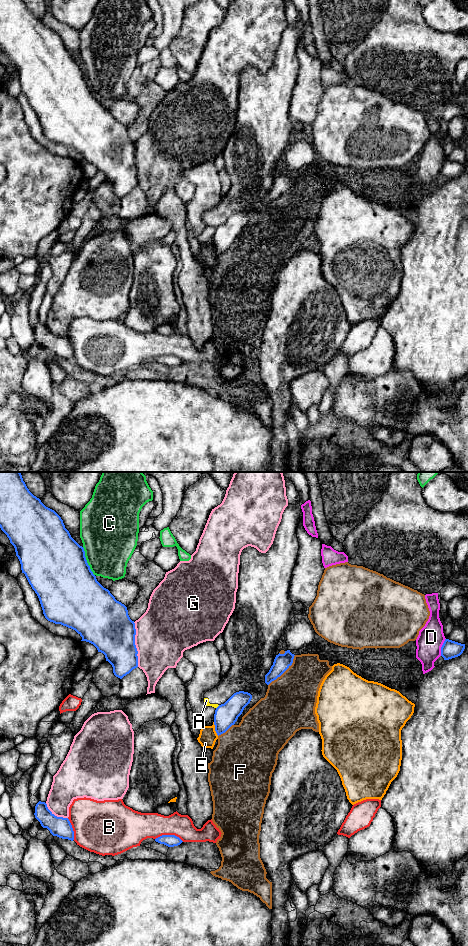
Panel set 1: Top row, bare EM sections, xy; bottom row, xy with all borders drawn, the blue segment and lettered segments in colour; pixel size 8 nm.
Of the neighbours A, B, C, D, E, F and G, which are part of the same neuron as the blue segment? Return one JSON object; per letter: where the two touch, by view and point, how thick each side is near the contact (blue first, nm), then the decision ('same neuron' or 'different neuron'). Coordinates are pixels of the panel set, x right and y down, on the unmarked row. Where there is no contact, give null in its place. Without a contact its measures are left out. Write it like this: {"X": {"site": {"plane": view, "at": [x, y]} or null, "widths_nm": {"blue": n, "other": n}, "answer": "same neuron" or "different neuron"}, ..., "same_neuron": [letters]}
{"A": {"site": {"plane": "xy", "at": [217, 227]}, "widths_nm": {"blue": 180, "other": 50}, "answer": "different neuron"}, "B": {"site": {"plane": "xy", "at": [169, 355]}, "widths_nm": {"blue": 100, "other": 220}, "answer": "different neuron"}, "C": {"site": {"plane": "xy", "at": [86, 81]}, "widths_nm": {"blue": 500, "other": 420}, "answer": "different neuron"}, "D": {"site": {"plane": "xy", "at": [441, 167]}, "widths_nm": {"blue": 150, "other": 200}, "answer": "different neuron"}, "E": {"site": {"plane": "xy", "at": [215, 249]}, "widths_nm": {"blue": 180, "other": 140}, "answer": "different neuron"}, "F": {"site": {"plane": "xy", "at": [284, 191]}, "widths_nm": {"blue": 130, "other": 420}, "answer": "different neuron"}, "G": {"site": {"plane": "xy", "at": [134, 164]}, "widths_nm": {"blue": 380, "other": 440}, "answer": "different neuron"}, "same_neuron": []}

